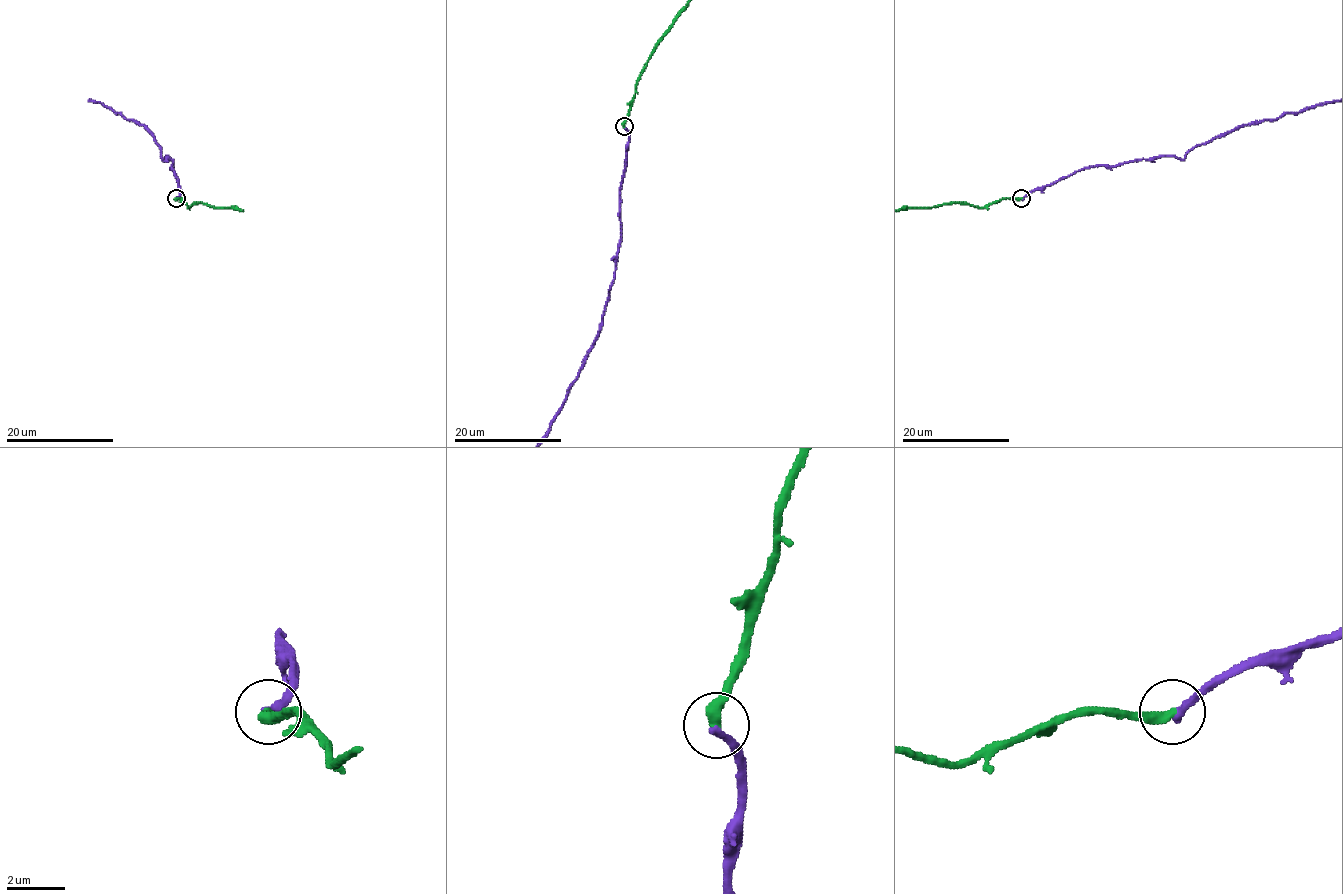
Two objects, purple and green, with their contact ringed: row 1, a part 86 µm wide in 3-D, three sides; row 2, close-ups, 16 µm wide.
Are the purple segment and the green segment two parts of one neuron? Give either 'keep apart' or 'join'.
keep apart

